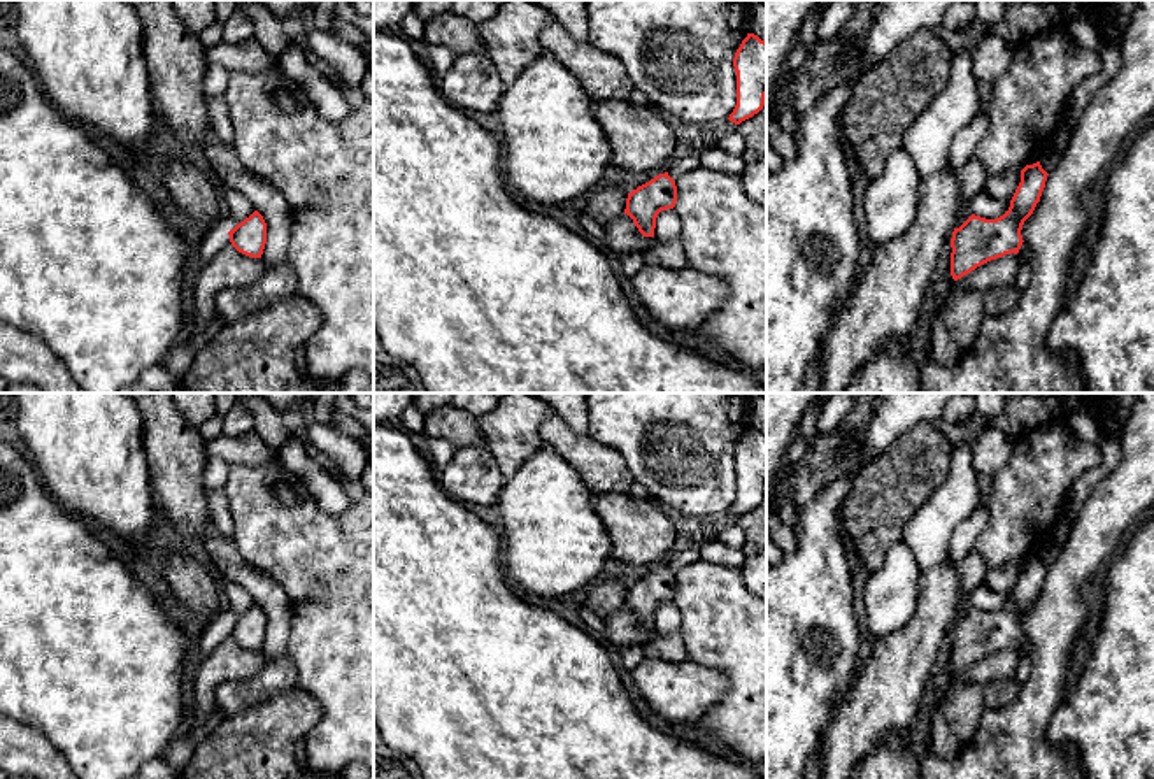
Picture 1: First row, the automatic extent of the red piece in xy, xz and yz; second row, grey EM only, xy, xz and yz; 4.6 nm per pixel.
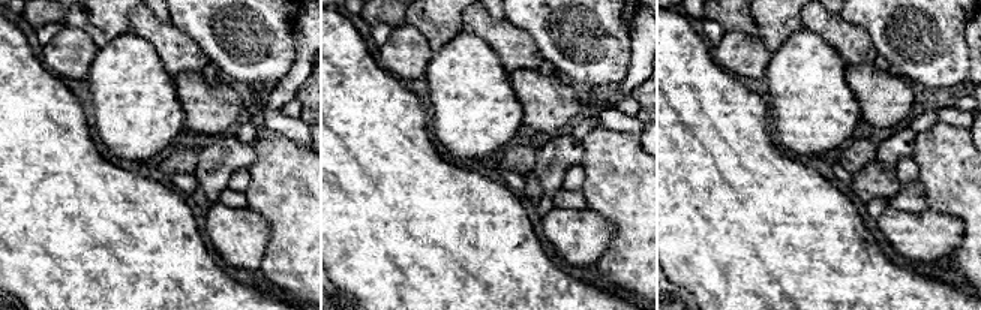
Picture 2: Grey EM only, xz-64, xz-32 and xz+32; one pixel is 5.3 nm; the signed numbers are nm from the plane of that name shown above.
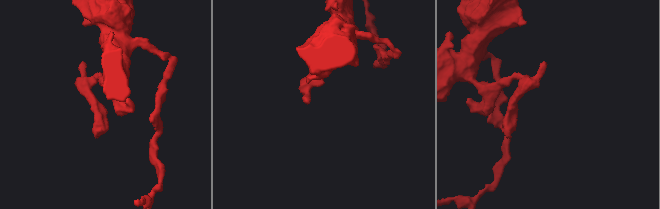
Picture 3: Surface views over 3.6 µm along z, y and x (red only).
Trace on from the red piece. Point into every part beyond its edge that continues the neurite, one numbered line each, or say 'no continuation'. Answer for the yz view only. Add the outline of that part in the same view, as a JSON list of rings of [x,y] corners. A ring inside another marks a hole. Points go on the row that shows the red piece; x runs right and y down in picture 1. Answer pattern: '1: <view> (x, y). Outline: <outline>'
1: yz (1023, 278). Outline: [[[1022,242],[1019,253],[1019,270],[1015,275],[1015,284],[1014,288],[1021,293],[1022,289],[1026,289],[1026,286],[1031,281],[1031,274],[1033,274],[1033,249]]]

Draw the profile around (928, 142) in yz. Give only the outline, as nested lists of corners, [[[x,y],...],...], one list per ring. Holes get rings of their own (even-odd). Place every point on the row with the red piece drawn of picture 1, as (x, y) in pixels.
[[[956,54],[949,86],[905,133],[903,147],[921,179],[947,167],[952,140],[980,112],[977,82],[972,54]]]

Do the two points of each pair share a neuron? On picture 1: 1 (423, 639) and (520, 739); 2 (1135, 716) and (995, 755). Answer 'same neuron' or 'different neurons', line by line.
1: same neuron
2: different neurons

